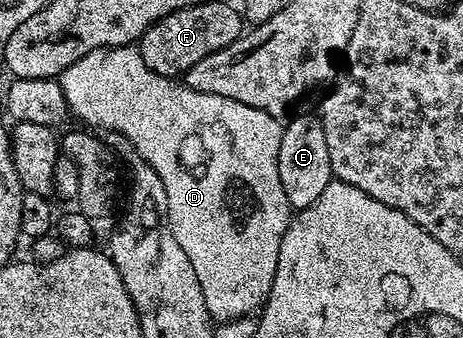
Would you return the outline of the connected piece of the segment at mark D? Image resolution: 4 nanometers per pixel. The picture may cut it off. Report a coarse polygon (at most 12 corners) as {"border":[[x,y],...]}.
{"border":[[133,46],[59,81],[163,150],[169,228],[217,322],[269,298],[291,219],[282,121]]}

